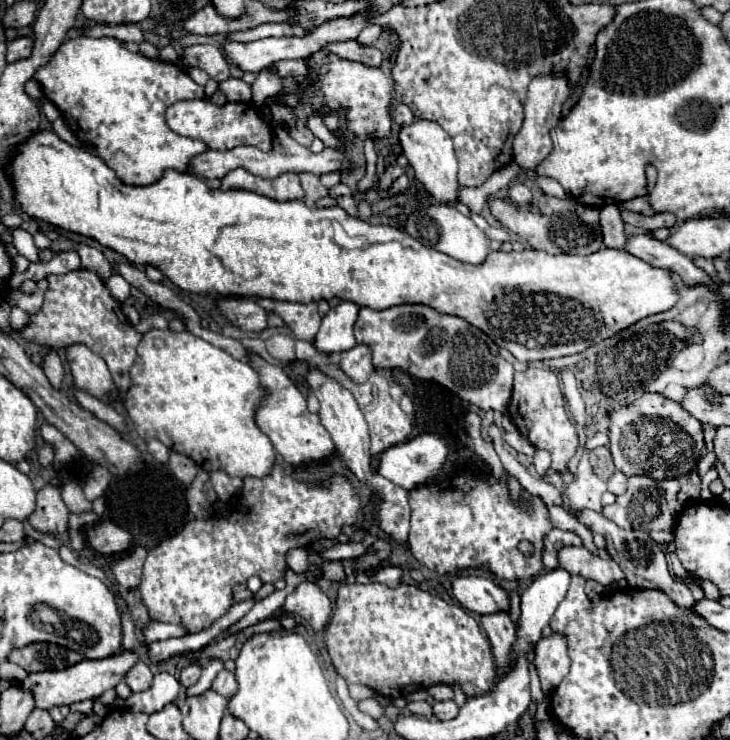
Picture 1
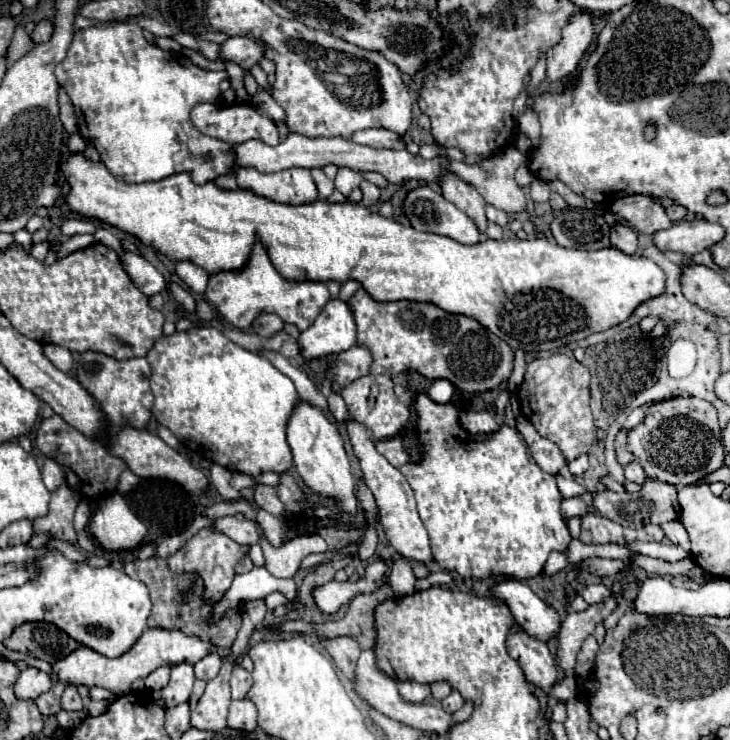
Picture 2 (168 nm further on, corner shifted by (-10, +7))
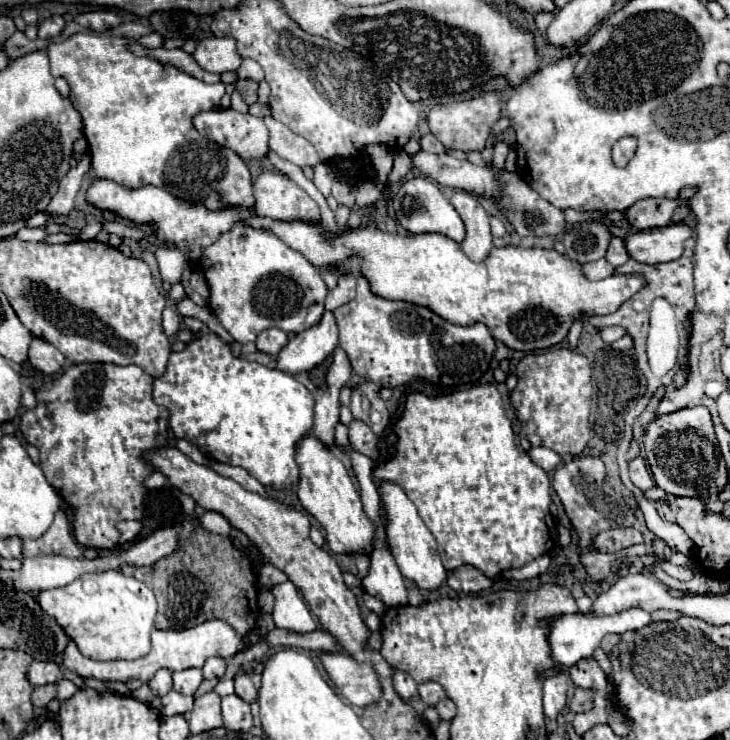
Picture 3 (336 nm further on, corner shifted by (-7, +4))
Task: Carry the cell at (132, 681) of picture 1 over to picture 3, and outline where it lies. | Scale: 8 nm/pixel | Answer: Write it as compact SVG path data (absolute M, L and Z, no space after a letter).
M168 669L156 671L156 675L148 681L154 695L166 695L172 689L172 673Z

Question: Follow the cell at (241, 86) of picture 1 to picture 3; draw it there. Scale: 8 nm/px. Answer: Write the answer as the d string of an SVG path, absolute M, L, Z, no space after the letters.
M76 33L62 43L46 47L54 77L64 77L70 85L70 101L84 123L84 137L96 177L112 179L118 185L136 189L142 185L164 187L176 197L188 201L204 201L212 191L222 195L224 205L242 205L252 209L252 175L246 163L230 149L204 139L192 127L192 117L200 111L220 107L224 95L222 83L204 83L174 65L160 63L150 57L138 57L130 51L128 37Z

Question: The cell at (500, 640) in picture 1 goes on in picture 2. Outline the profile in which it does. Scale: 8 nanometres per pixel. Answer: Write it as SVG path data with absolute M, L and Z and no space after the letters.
M515 624L511 628L507 648L509 648L509 654L519 662L519 666L523 668L531 684L541 688L543 692L549 692L557 684L559 666L545 642L539 642L533 636L527 636L523 628Z

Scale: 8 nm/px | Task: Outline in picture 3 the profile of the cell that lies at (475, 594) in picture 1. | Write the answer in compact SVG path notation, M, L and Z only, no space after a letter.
M632 607L632 609L626 609L622 613L606 615L606 617L588 617L588 615L582 615L582 613L558 615L550 621L550 631L548 631L548 645L550 645L552 659L558 665L572 667L576 661L580 661L584 657L592 657L592 651L600 645L600 641L606 633L626 633L626 631L642 629L650 621L652 621L652 615L644 609L640 609L640 607Z

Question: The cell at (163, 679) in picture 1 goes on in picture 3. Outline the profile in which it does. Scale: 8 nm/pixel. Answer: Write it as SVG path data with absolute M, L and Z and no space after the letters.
M184 669L172 675L174 677L174 691L182 695L194 695L198 685L202 683L202 671L200 669Z

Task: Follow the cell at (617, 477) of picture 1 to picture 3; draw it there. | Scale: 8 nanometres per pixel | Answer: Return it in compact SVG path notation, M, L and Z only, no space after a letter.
M636 457L636 459L630 461L630 479L632 479L632 483L634 483L640 491L654 487L654 479L650 477L650 473L648 473L642 457Z

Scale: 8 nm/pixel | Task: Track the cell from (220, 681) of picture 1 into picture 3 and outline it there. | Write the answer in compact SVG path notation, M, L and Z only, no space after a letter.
M238 673L234 677L236 681L236 695L248 703L256 701L256 687L254 687L254 681L246 675L246 673Z

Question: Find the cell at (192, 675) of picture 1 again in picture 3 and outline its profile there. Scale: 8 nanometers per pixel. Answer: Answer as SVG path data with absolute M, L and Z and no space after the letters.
M210 657L210 659L206 659L206 663L204 663L204 667L202 667L204 679L222 677L224 671L226 671L226 661L220 659L220 657Z

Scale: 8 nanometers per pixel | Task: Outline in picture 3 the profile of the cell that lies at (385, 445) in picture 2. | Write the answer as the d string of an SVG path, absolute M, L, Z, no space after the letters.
M352 421L348 425L348 429L350 429L350 433L348 433L350 445L354 447L354 451L358 451L358 453L362 453L362 455L366 455L370 459L378 459L380 457L380 453L378 453L378 439L370 431L368 425L364 425L360 421Z

